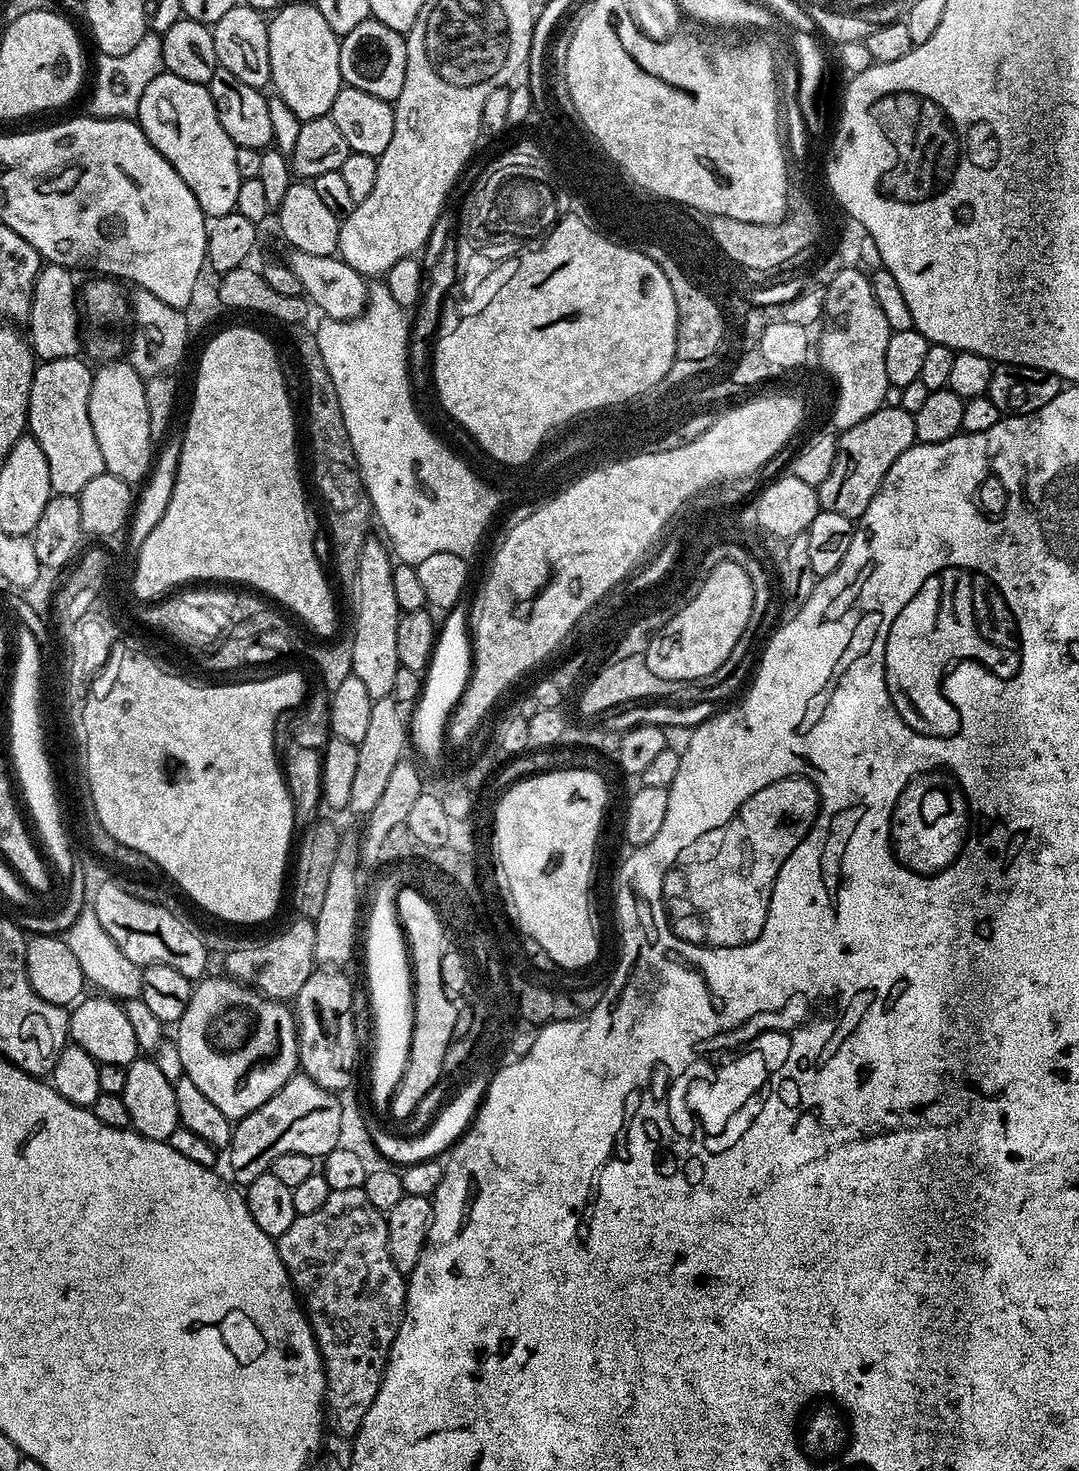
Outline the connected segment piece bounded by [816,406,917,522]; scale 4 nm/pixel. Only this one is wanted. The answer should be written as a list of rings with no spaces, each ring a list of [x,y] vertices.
[[[882,407],[870,414],[870,418],[862,418],[862,422],[843,429],[836,442],[834,462],[830,466],[826,482],[822,482],[816,489],[821,509],[830,514],[842,514],[854,522],[859,520],[882,486],[890,466],[894,466],[901,454],[915,443],[914,418],[912,413],[902,407]]]

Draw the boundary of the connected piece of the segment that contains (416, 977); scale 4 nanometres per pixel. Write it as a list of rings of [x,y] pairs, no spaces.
[[[411,960],[412,986],[412,1041],[408,1051],[406,1070],[392,1091],[390,1116],[404,1116],[405,1110],[412,1108],[413,1102],[419,1101],[432,1080],[436,1080],[436,1072],[440,1072],[440,1060],[443,1059],[447,1035],[452,1030],[452,1003],[440,989],[438,965],[434,960]]]

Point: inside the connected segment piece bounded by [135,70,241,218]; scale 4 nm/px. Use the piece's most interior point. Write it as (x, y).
(179, 118)

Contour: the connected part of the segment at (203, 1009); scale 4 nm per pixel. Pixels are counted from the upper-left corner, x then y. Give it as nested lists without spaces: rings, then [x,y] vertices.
[[[227,974],[219,975],[209,975],[193,987],[190,1002],[175,1025],[174,1041],[181,1054],[184,1075],[235,1122],[258,1110],[291,1076],[297,1075],[300,1056],[296,1053],[296,1018],[287,1003],[272,1000]]]

